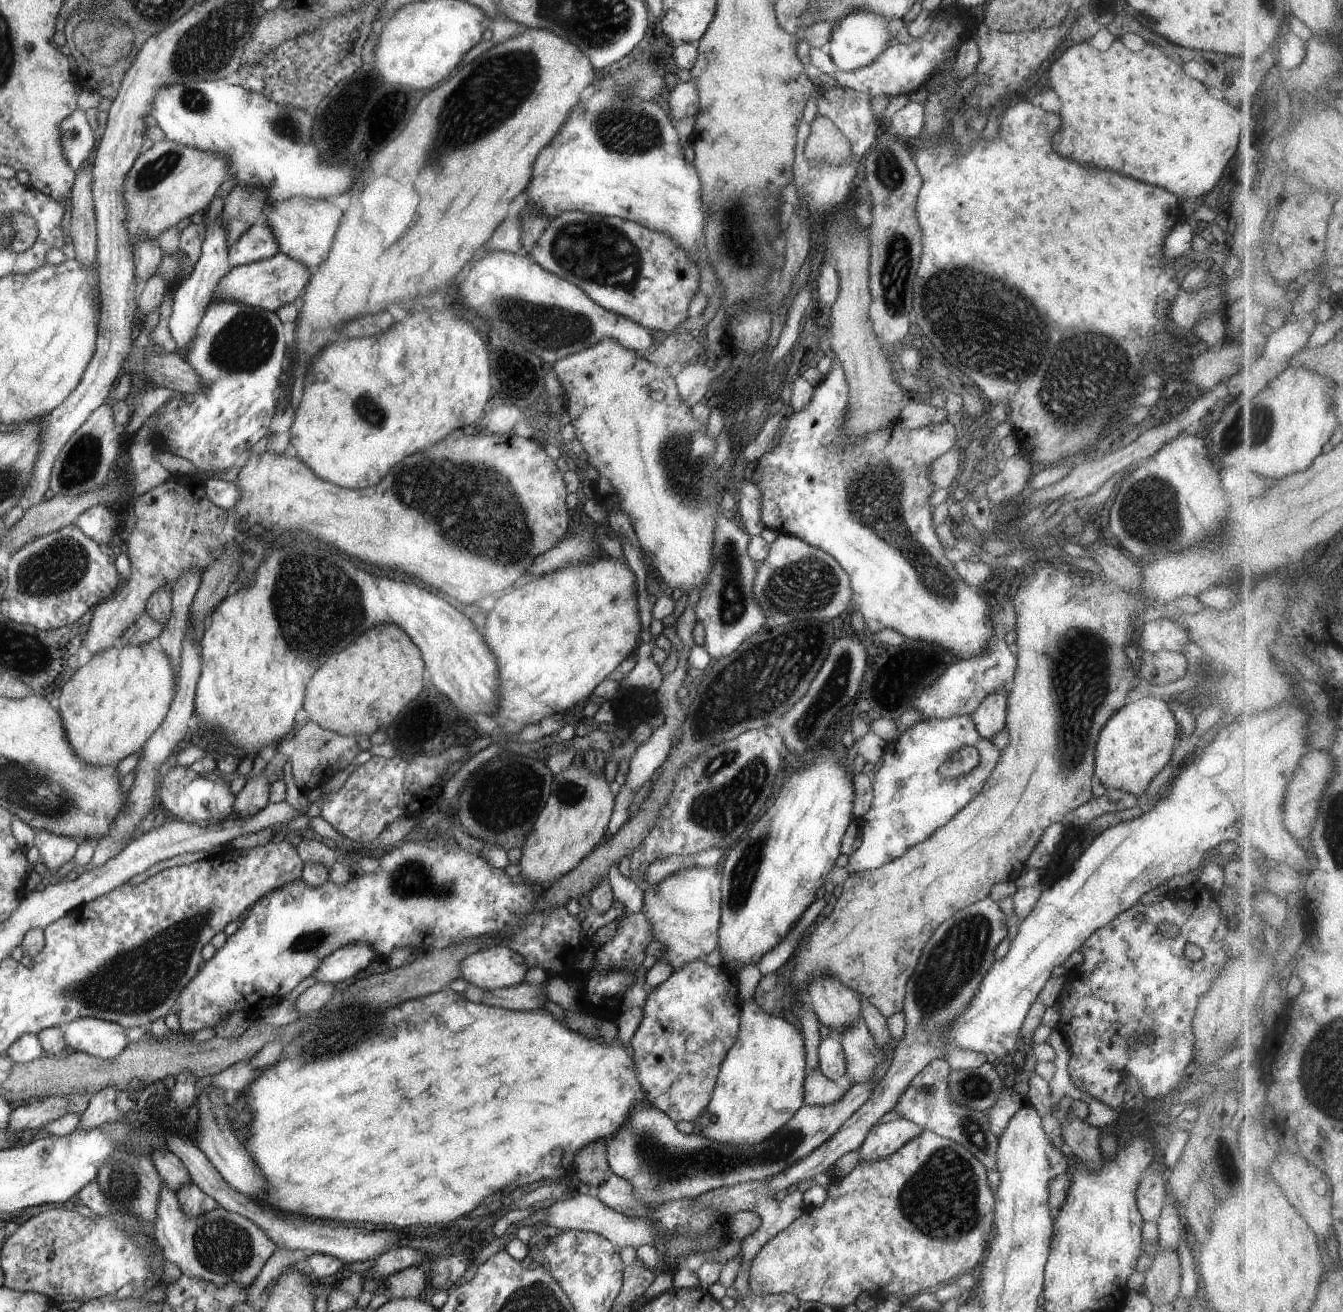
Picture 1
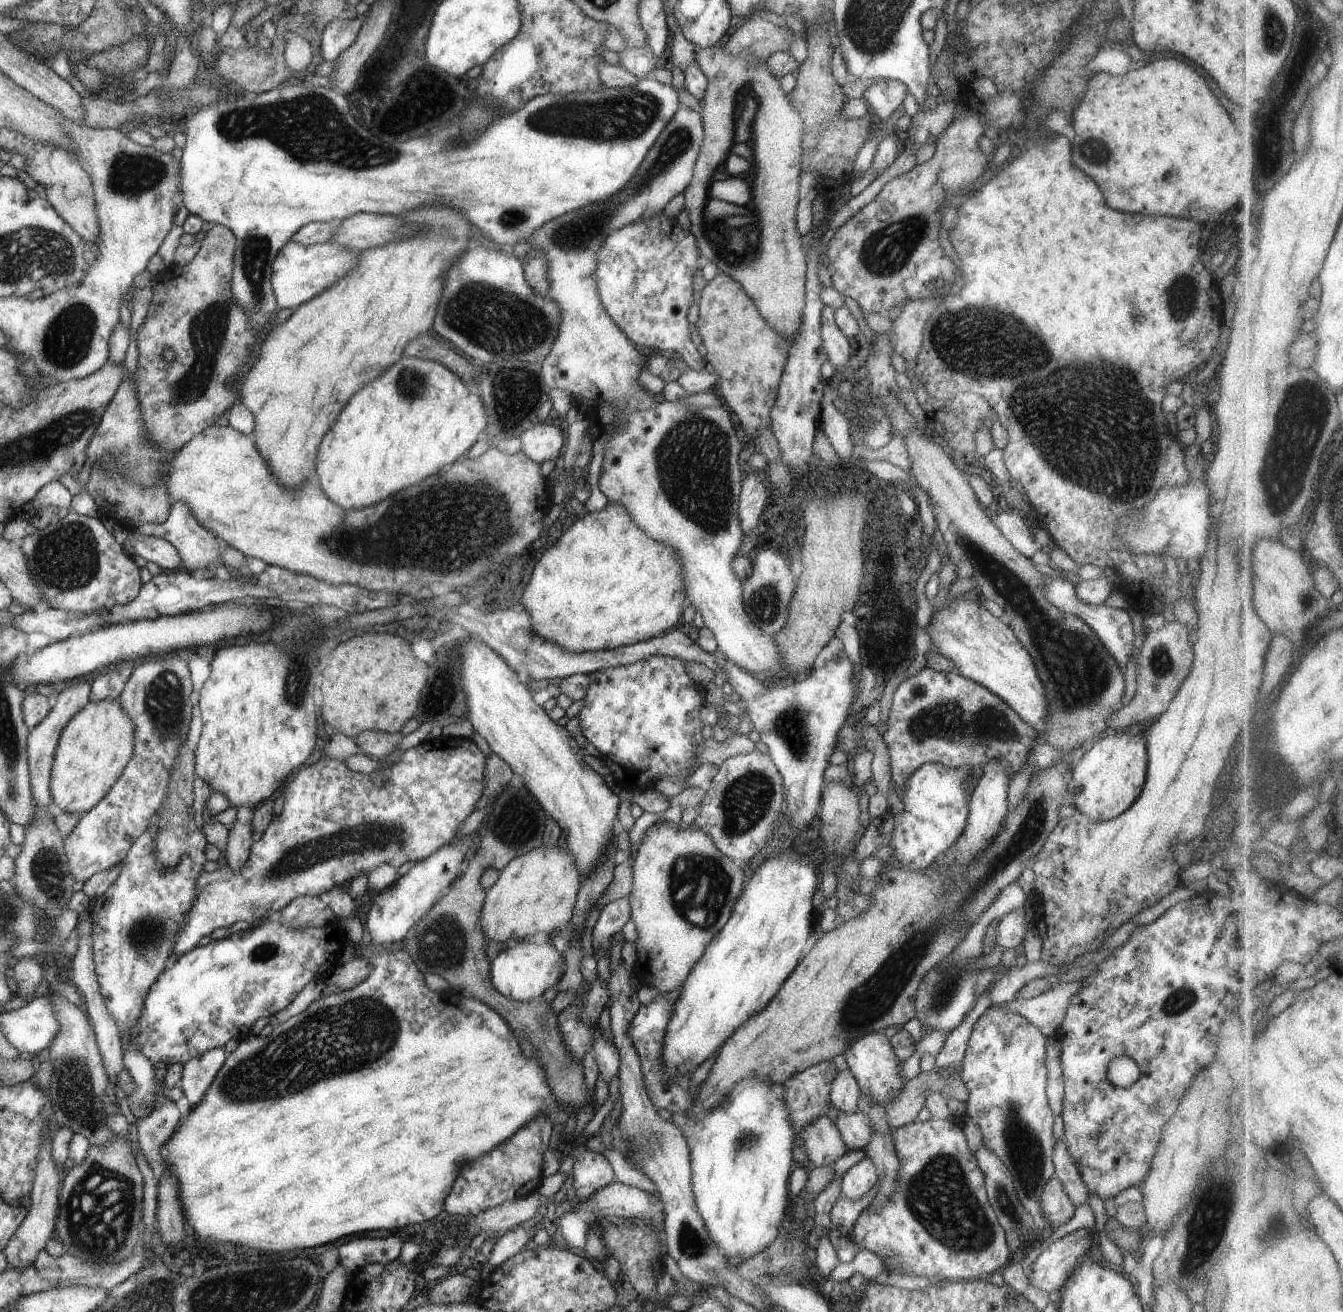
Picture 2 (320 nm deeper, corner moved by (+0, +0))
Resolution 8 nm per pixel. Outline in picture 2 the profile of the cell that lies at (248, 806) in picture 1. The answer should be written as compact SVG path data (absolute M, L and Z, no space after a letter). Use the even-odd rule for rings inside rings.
M238 819L234 826L229 829L229 837L225 850L225 857L228 866L238 872L248 860L251 846L257 837L251 824L244 823Z

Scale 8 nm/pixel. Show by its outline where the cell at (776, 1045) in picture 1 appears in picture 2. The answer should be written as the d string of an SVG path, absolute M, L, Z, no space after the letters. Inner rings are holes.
M745 1078L720 1105L701 1119L689 1119L680 1113L671 1114L689 1146L691 1187L698 1214L702 1217L709 1237L727 1258L740 1254L744 1261L768 1248L778 1238L782 1220L786 1218L786 1206L793 1198L788 1186L789 1177L795 1168L791 1151L795 1130L780 1092L780 1088L767 1079Z

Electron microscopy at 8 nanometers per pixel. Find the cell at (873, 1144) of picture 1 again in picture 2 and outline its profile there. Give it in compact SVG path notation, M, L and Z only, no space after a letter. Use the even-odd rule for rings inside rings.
M866 1156L843 1174L841 1195L858 1201L875 1188L878 1177L874 1163Z

